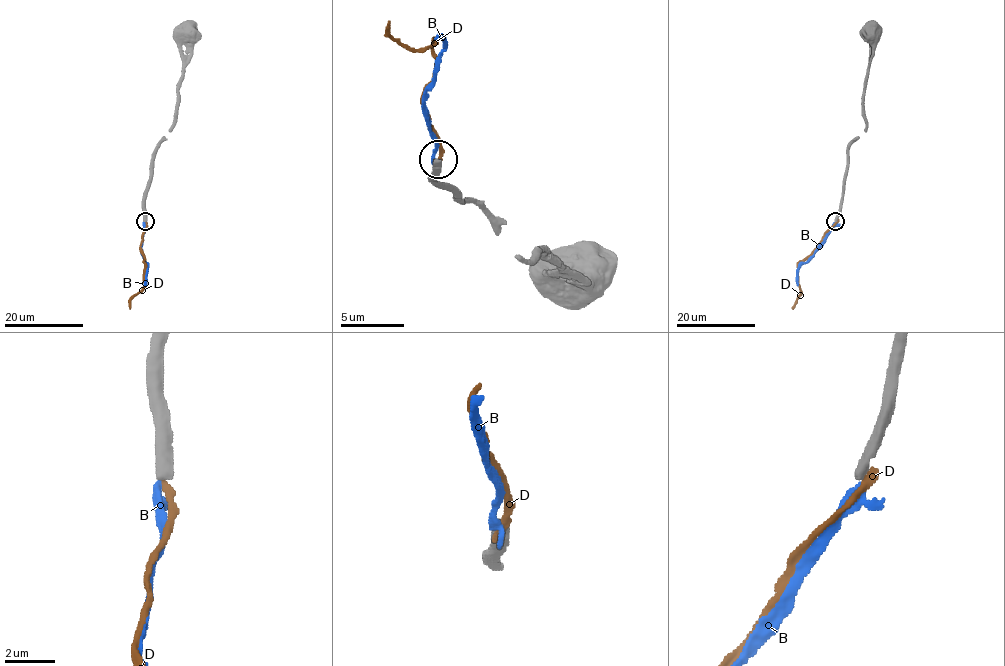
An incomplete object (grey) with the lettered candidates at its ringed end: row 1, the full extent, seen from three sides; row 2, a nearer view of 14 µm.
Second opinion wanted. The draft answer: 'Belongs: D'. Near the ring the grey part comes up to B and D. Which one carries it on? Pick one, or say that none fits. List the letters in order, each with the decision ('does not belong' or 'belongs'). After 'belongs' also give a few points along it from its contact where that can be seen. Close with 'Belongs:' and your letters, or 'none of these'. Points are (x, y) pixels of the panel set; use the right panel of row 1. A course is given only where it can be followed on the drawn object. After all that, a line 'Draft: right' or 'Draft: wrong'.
B: does not belong
D: does not belong
Belongs: none of these
Draft: wrong

